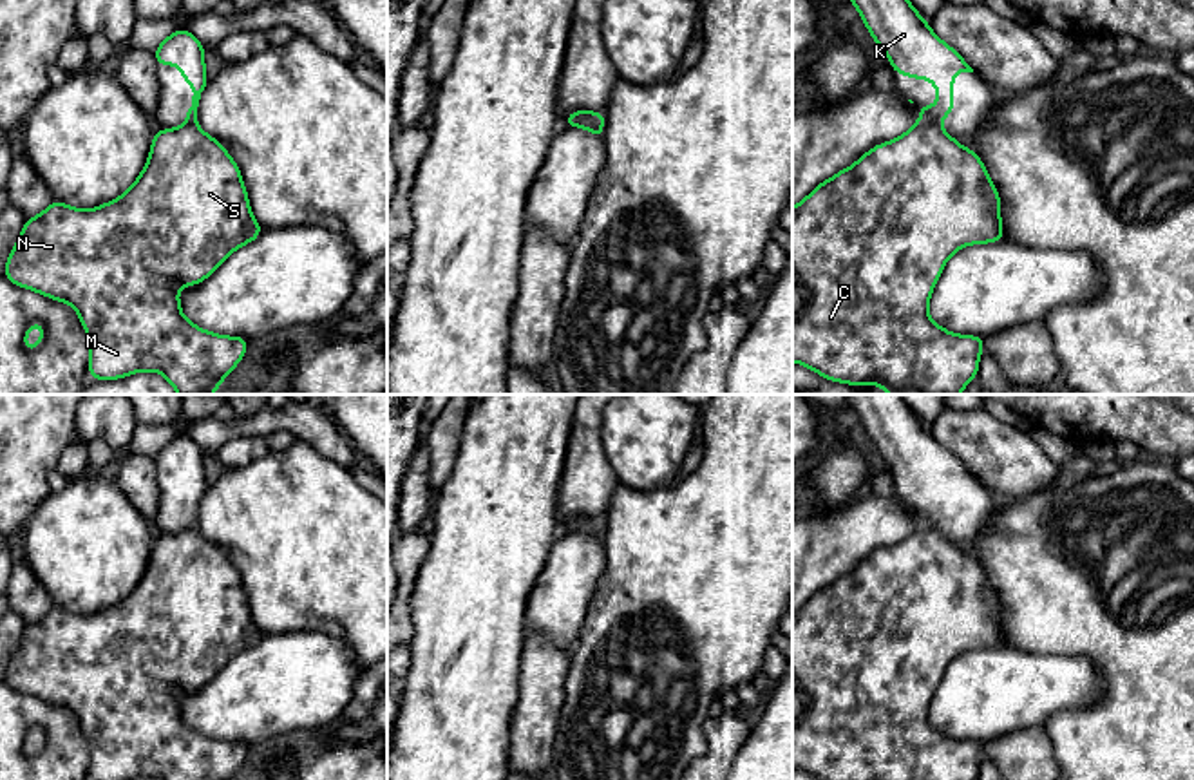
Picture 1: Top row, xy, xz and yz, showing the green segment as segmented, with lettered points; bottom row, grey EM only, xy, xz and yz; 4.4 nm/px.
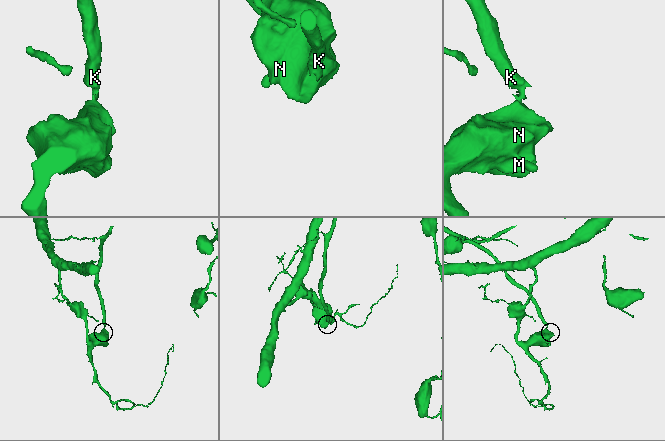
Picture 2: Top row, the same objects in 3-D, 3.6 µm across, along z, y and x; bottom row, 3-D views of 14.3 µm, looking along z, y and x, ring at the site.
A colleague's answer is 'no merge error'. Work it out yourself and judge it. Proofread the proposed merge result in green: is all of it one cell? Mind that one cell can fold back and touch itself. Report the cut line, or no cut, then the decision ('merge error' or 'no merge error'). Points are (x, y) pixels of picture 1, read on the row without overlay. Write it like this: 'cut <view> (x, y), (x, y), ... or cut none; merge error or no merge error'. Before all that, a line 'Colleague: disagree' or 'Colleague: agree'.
Colleague: disagree
cut yz (923, 522), (939, 532); merge error

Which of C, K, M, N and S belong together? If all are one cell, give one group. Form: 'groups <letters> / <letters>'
groups C M N S / K

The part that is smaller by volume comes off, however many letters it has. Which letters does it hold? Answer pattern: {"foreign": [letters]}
{"foreign": ["K"]}

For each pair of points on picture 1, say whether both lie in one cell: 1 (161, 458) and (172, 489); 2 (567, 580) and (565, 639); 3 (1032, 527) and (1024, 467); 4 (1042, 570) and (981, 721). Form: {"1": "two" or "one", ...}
{"1": "one", "2": "one", "3": "two", "4": "two"}

